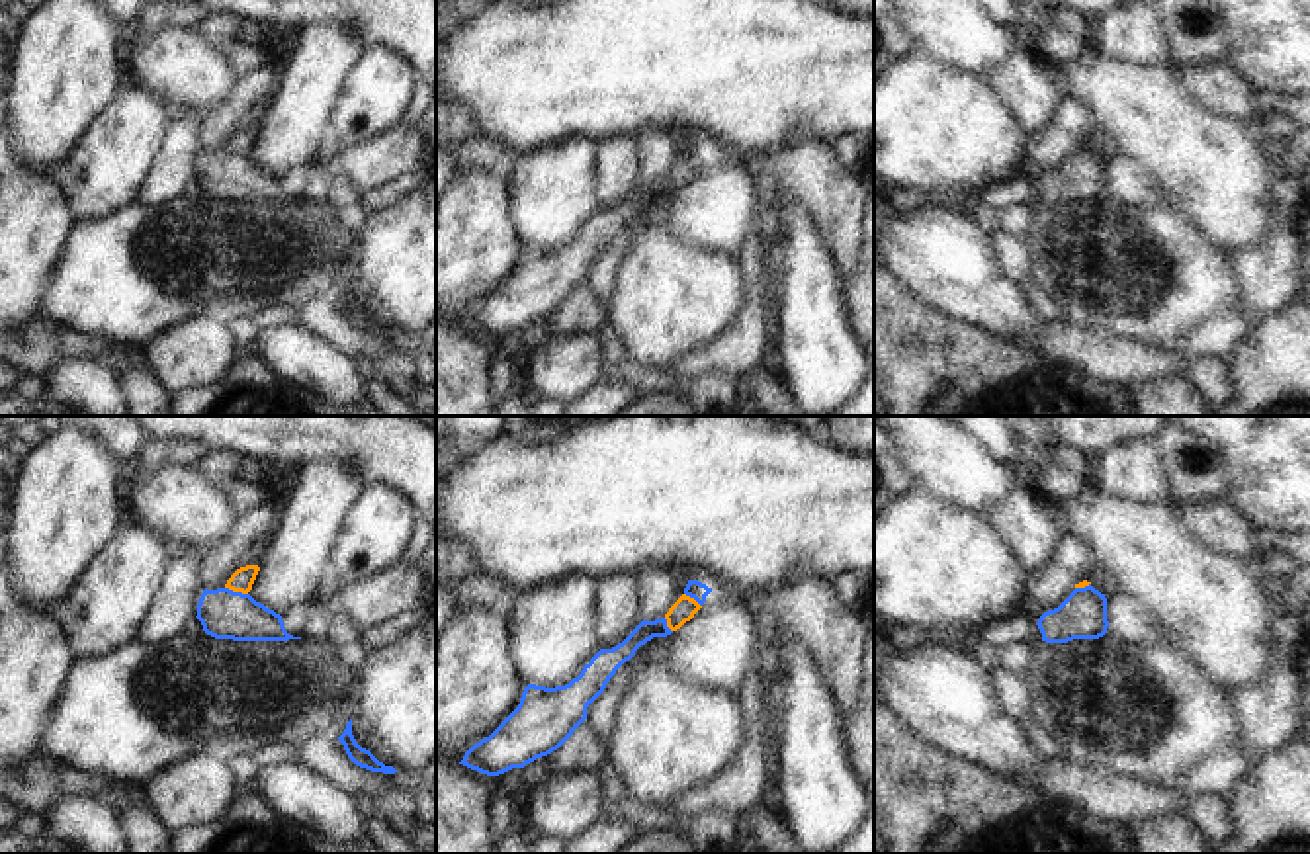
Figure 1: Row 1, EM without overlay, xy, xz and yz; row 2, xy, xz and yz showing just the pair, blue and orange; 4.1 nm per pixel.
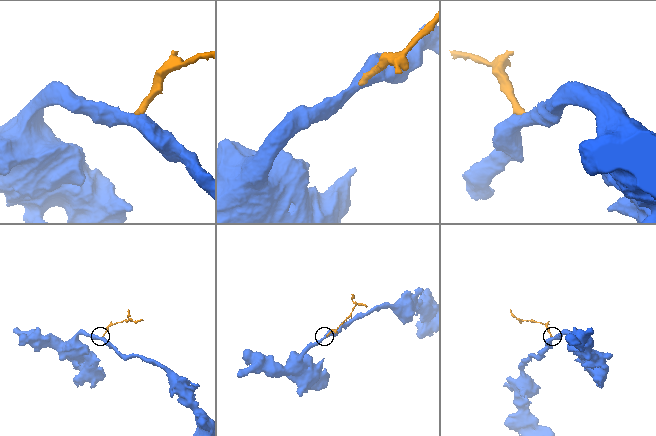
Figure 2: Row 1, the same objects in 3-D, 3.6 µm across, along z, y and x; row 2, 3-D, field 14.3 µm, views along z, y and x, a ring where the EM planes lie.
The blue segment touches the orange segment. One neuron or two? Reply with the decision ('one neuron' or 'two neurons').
two neurons

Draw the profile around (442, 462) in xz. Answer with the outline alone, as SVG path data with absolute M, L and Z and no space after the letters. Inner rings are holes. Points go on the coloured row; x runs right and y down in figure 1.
M436 416L436 504L438 504L438 492L442 489L442 483L450 471L450 457L446 451L446 428L444 428L444 416Z

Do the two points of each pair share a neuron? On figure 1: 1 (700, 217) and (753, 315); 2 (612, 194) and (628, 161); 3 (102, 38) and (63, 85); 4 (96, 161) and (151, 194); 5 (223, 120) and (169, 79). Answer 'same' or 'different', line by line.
1: same
2: same
3: same
4: different
5: different

